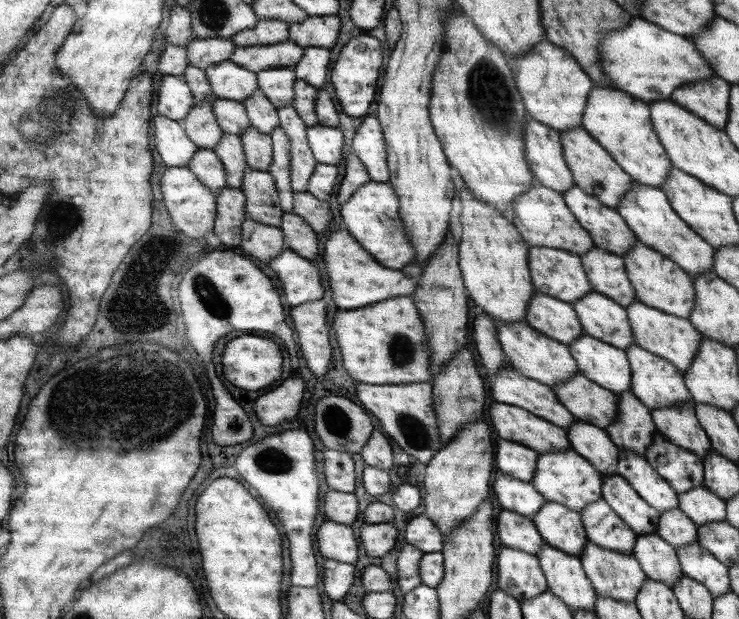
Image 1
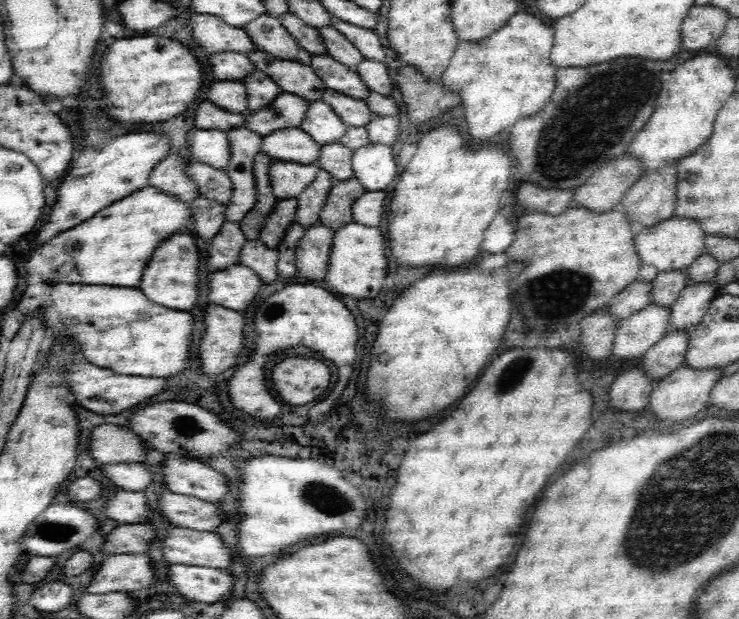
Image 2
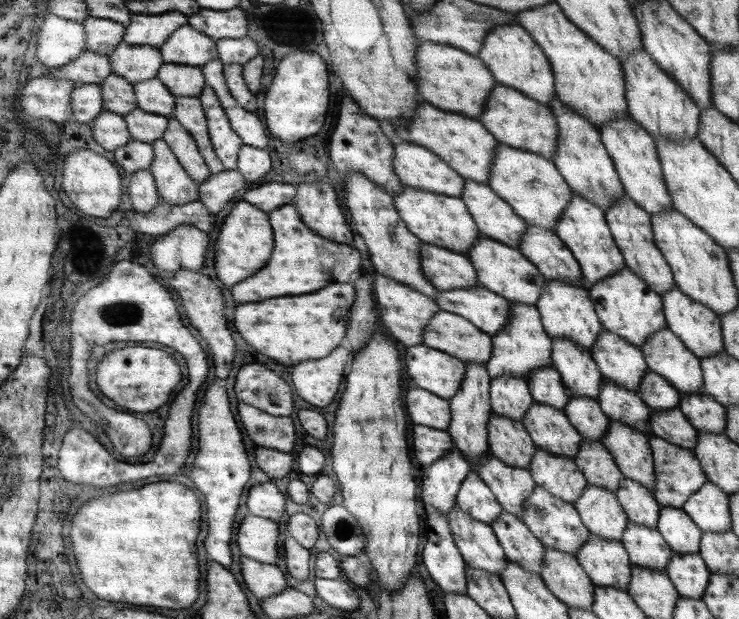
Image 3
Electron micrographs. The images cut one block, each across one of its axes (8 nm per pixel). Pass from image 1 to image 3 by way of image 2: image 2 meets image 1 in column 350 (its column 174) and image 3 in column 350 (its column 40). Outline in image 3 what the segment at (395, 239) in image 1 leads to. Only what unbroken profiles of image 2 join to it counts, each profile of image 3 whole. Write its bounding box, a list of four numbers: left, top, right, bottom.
[232,203,361,302]

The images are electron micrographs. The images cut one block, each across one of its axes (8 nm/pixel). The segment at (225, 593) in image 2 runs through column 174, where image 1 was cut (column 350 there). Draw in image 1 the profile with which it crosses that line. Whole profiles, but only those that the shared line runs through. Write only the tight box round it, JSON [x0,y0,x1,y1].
[324,558,356,601]

